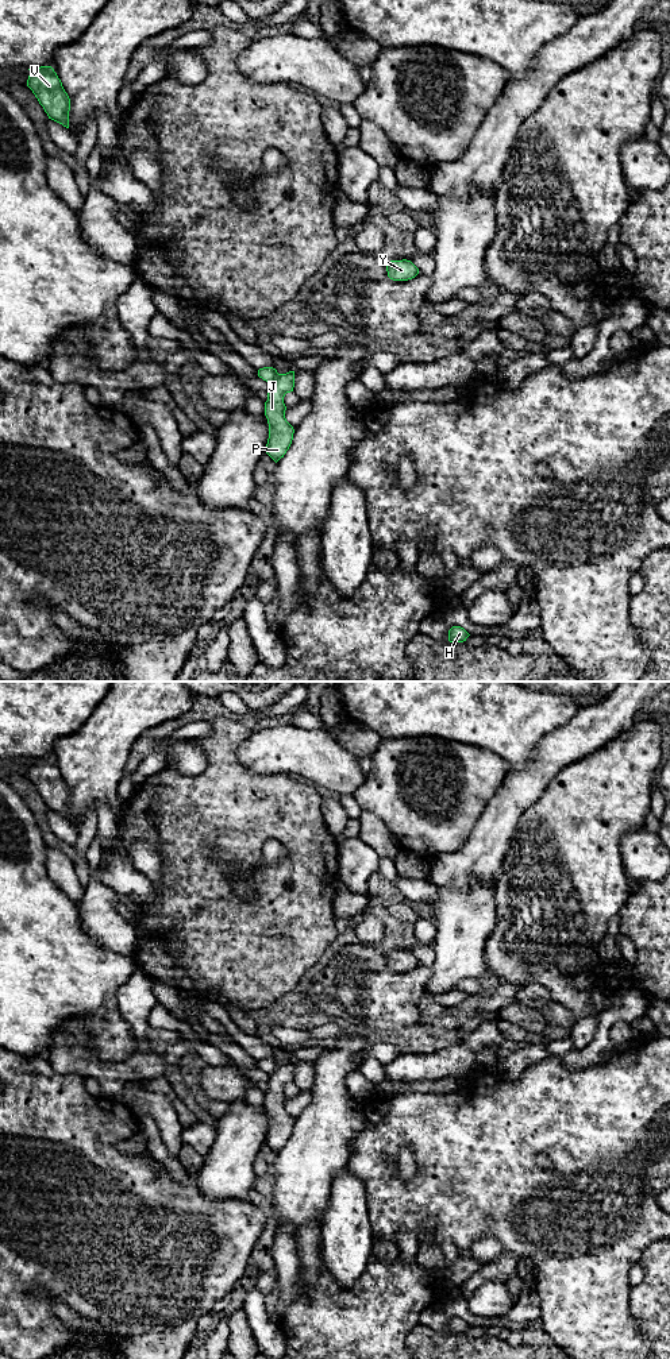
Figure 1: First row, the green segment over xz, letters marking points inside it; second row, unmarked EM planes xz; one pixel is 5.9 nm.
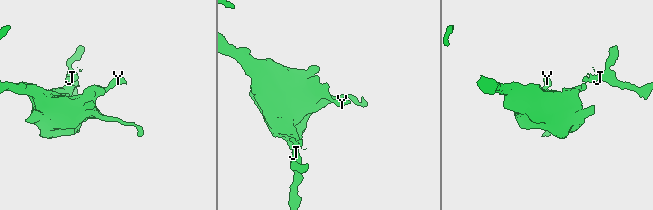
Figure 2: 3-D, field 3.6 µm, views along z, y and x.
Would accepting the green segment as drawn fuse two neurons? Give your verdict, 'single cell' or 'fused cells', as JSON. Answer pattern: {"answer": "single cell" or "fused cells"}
{"answer": "fused cells"}

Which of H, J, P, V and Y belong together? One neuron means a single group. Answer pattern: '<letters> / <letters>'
H J P / V Y

